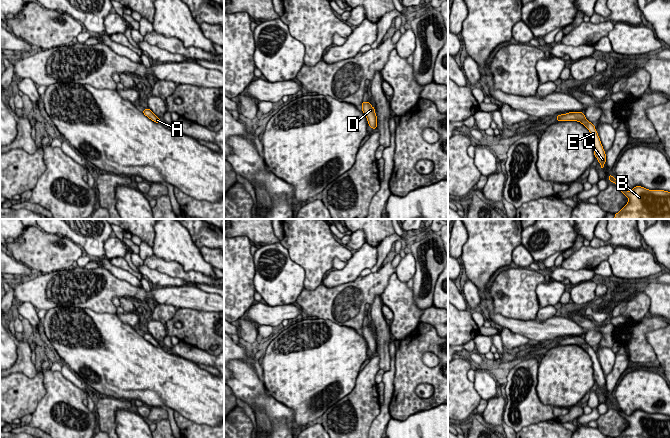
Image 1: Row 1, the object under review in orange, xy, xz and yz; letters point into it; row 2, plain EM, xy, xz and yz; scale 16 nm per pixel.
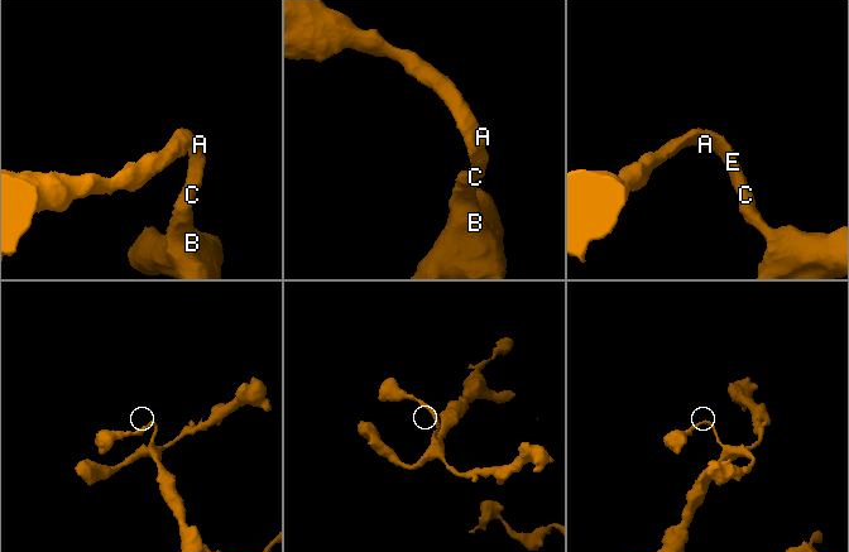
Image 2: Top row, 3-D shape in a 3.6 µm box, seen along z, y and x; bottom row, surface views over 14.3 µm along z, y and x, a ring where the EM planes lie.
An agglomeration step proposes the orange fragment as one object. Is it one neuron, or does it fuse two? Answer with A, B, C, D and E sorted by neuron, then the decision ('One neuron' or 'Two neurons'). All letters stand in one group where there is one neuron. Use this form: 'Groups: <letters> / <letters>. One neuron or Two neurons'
Groups: A B C D E. One neuron

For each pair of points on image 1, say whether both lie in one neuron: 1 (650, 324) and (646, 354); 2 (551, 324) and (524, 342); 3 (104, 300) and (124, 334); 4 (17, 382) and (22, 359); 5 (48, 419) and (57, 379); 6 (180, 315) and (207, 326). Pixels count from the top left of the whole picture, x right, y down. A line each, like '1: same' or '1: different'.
1: same
2: different
3: different
4: different
5: same
6: same

